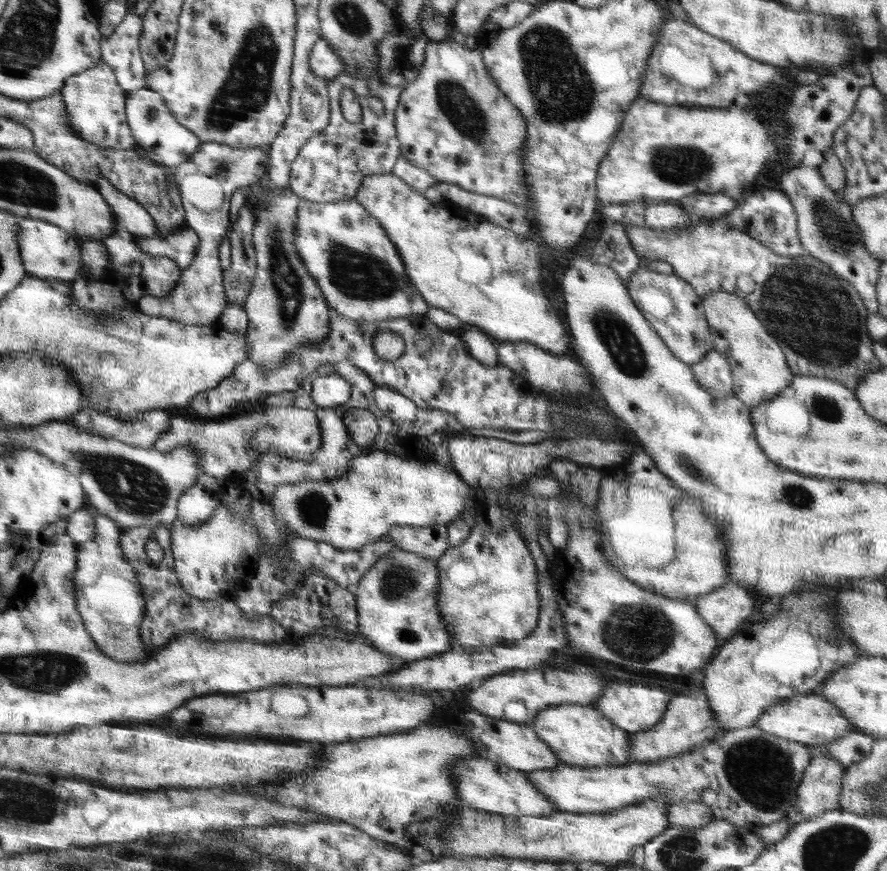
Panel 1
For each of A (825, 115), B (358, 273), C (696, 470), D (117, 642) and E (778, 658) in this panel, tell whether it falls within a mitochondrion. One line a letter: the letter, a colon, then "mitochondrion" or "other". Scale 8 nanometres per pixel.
A: other
B: mitochondrion
C: mitochondrion
D: mitochondrion
E: other

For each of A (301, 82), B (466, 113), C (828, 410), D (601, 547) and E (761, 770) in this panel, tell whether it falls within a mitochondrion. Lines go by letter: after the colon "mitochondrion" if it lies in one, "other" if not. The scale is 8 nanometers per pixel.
A: other
B: mitochondrion
C: mitochondrion
D: other
E: mitochondrion

